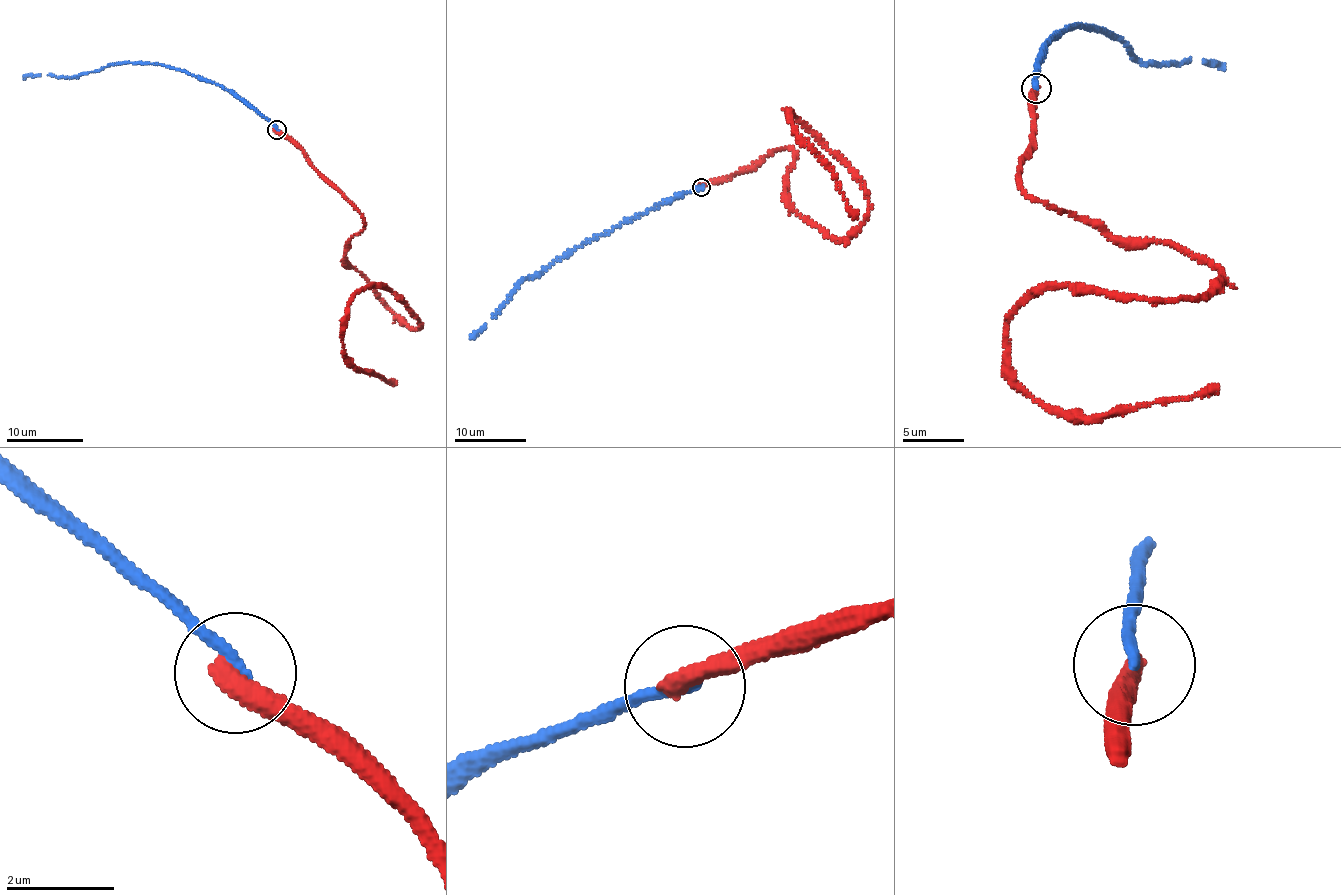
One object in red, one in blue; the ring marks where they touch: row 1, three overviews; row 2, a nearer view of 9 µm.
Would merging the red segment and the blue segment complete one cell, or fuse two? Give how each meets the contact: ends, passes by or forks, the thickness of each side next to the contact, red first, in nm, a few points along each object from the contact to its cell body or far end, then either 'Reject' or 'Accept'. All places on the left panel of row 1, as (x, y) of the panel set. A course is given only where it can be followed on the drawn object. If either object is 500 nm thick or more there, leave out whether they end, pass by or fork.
At the ring red ends. At the ring blue ends. Thickness 440 nm (red) against 220 nm. Course of red: (277, 130), (364, 223), (346, 261), (420, 321), (392, 291), (355, 295), (347, 358), (396, 382). Course of blue: (277, 130), (218, 84), (155, 64), (127, 62), (64, 78), (49, 74), (23, 76). Reject

